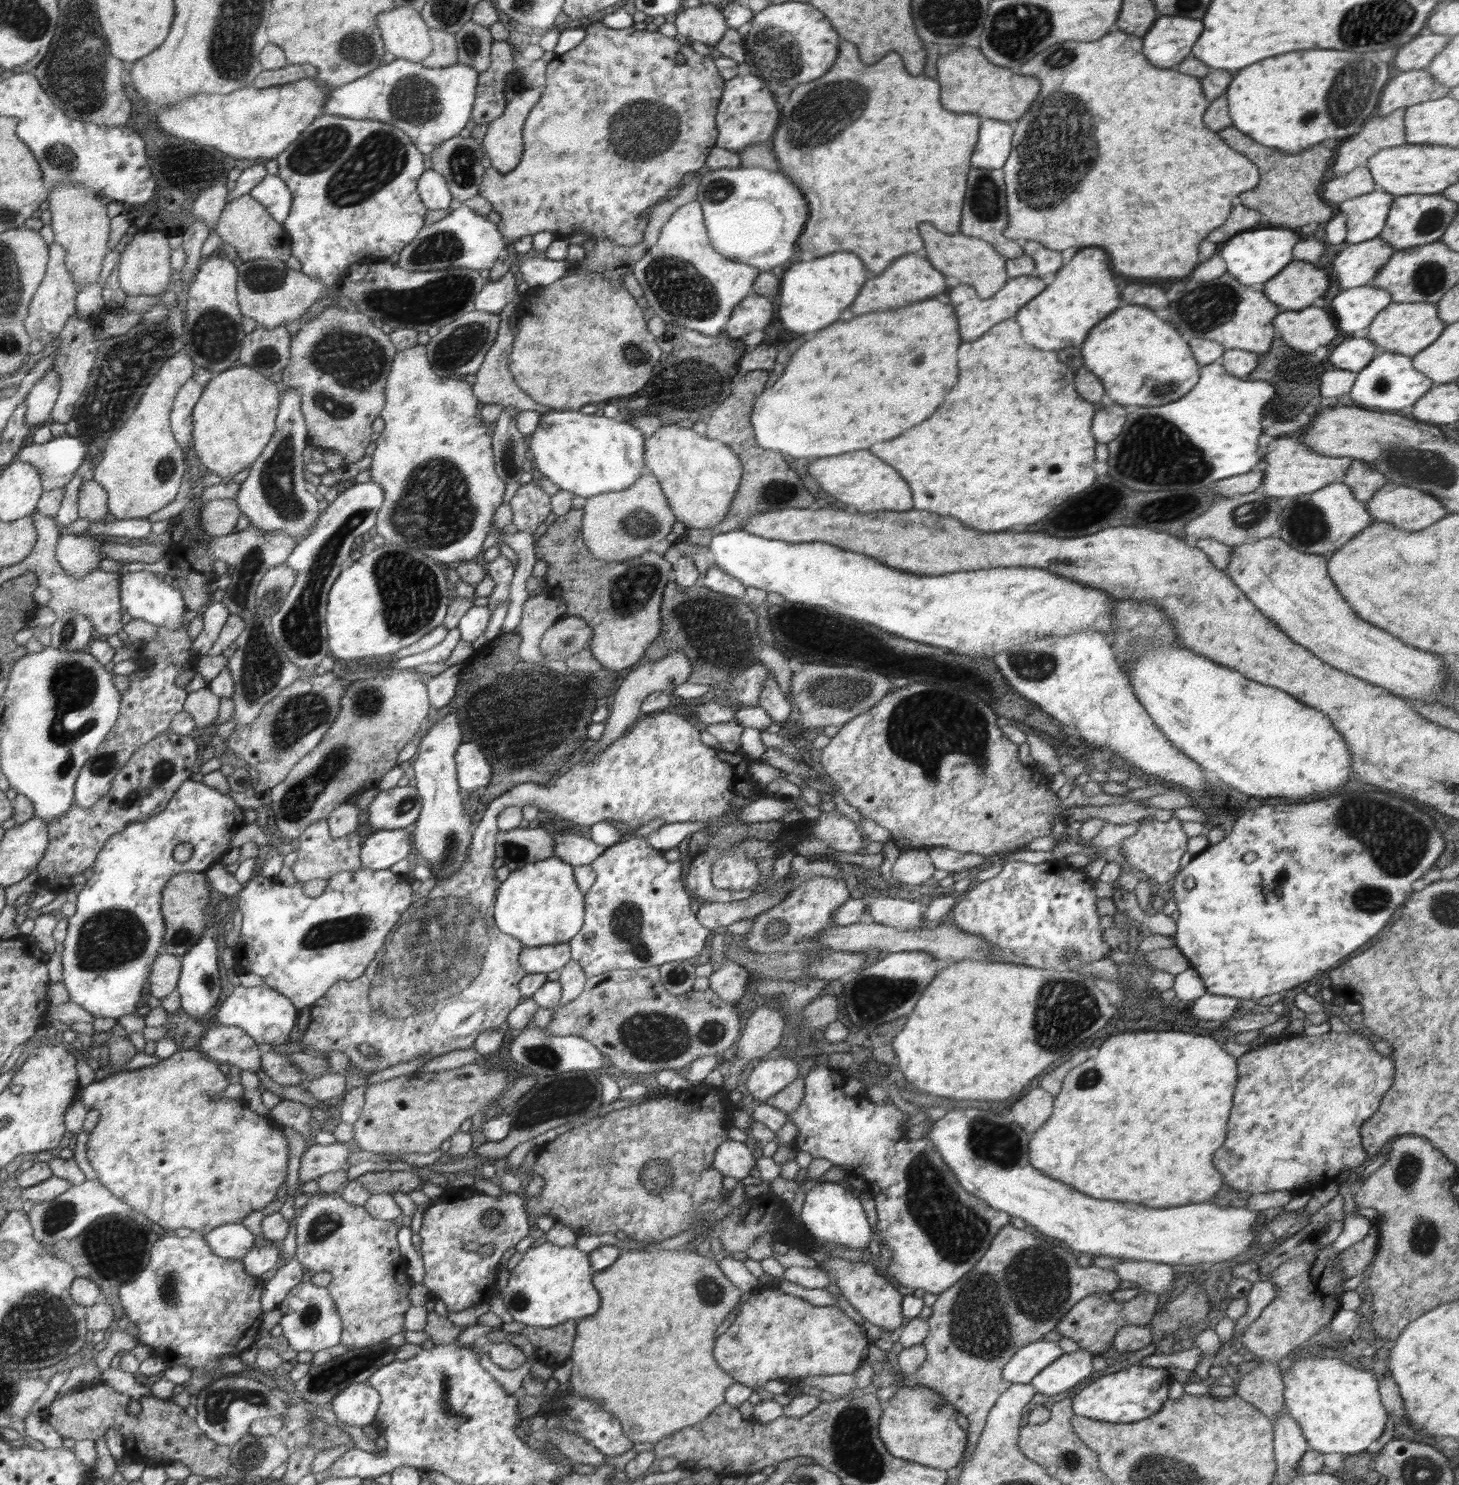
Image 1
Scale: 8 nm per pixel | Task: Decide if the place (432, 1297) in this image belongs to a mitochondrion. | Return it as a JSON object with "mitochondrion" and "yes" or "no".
{"mitochondrion":"no"}

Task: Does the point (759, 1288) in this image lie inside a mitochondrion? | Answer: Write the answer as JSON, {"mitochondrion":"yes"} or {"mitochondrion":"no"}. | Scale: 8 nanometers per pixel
{"mitochondrion":"no"}

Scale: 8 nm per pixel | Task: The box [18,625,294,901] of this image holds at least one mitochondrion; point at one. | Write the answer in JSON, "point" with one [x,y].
{"point":[74,684]}

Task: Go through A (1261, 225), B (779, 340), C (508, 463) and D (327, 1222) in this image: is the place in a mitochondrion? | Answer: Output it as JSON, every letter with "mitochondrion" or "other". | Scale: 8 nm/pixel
{"A":"other","B":"other","C":"mitochondrion","D":"mitochondrion"}

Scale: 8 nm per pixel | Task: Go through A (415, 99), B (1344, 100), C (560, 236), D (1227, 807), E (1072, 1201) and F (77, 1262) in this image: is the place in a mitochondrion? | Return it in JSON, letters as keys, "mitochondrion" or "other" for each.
{"A":"mitochondrion","B":"mitochondrion","C":"other","D":"other","E":"other","F":"other"}

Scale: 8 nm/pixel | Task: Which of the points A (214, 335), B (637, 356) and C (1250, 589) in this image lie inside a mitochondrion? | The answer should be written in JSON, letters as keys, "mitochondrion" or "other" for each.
{"A":"mitochondrion","B":"mitochondrion","C":"other"}

